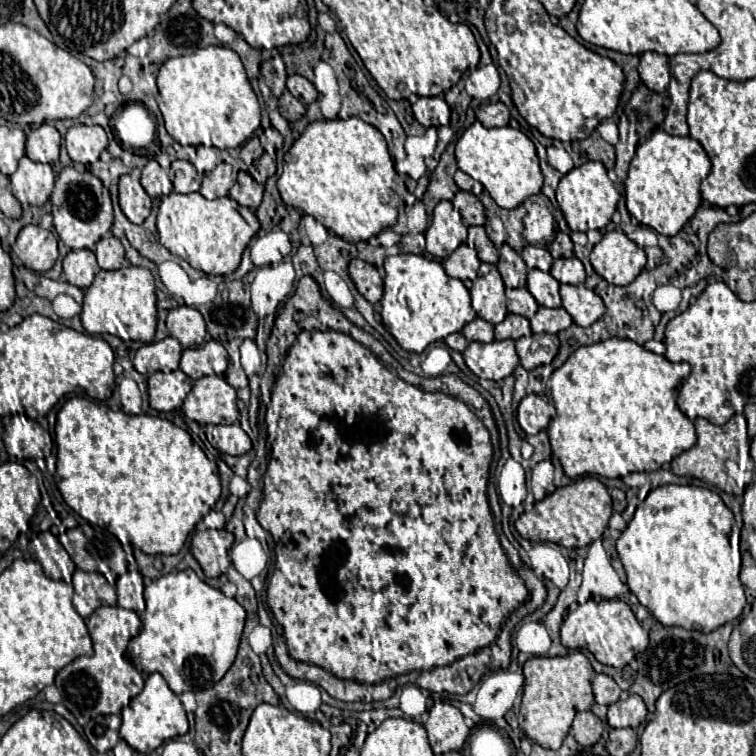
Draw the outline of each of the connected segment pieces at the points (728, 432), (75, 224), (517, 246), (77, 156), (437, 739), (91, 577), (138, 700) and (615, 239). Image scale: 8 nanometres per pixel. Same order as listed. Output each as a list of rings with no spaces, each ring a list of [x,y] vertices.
[[[742,414],[733,416],[725,425],[716,426],[704,418],[696,418],[696,434],[698,434],[698,442],[686,450],[684,454],[676,456],[672,460],[672,472],[678,476],[692,476],[698,478],[706,484],[712,484],[728,494],[734,492],[736,484],[730,484],[728,474],[726,474],[726,460],[735,460],[739,467],[744,470],[754,471],[754,462],[750,456],[750,439],[747,432],[746,418]]]
[[[64,168],[56,178],[56,188],[52,192],[50,202],[52,202],[54,228],[60,240],[72,250],[76,248],[94,250],[96,242],[112,228],[114,216],[112,216],[110,194],[104,188],[104,184],[90,172],[78,172],[76,168]]]
[[[482,192],[478,198],[480,202],[484,204],[484,210],[486,210],[486,232],[488,232],[488,238],[494,242],[496,248],[500,248],[502,244],[508,244],[512,246],[516,252],[520,252],[528,242],[524,238],[524,223],[523,218],[531,208],[531,204],[537,203],[533,201],[535,197],[531,196],[526,199],[518,208],[514,210],[504,210],[500,208],[488,192]]]
[[[74,124],[66,132],[64,146],[74,162],[82,162],[88,166],[96,162],[100,152],[108,146],[108,136],[100,126]]]
[[[434,702],[424,728],[428,732],[434,754],[458,752],[470,734],[470,728],[464,724],[462,712],[448,702]]]
[[[76,570],[72,576],[72,584],[74,584],[74,608],[84,620],[88,620],[96,608],[116,604],[114,586],[110,586],[100,572]]]
[[[158,672],[150,674],[144,690],[136,698],[132,698],[132,702],[122,710],[122,728],[120,728],[122,740],[126,740],[136,752],[150,754],[164,740],[184,736],[186,732],[188,732],[188,718],[180,704],[180,698],[168,688],[168,684]]]
[[[612,230],[594,246],[590,264],[608,284],[626,286],[644,270],[646,254],[624,232]]]

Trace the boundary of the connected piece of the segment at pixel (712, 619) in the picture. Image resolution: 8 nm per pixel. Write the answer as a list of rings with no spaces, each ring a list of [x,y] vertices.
[[[664,484],[650,490],[646,500],[636,508],[632,522],[616,540],[616,550],[628,576],[628,588],[662,626],[680,626],[684,630],[708,634],[726,622],[736,620],[746,606],[744,586],[739,578],[740,541],[741,529],[716,492],[702,486]]]

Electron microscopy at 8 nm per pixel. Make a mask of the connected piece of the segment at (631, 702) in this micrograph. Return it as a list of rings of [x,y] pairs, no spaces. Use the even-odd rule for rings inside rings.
[[[630,694],[626,700],[618,700],[608,706],[608,724],[612,728],[638,728],[644,718],[646,704],[636,694]]]

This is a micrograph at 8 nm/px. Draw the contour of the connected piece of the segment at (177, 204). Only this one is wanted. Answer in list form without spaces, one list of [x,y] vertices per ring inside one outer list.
[[[170,192],[168,196],[162,198],[158,210],[160,242],[174,256],[186,260],[192,268],[214,276],[226,276],[238,268],[244,248],[258,230],[260,230],[258,218],[248,208],[242,208],[228,196],[206,200],[198,192],[192,194]]]

